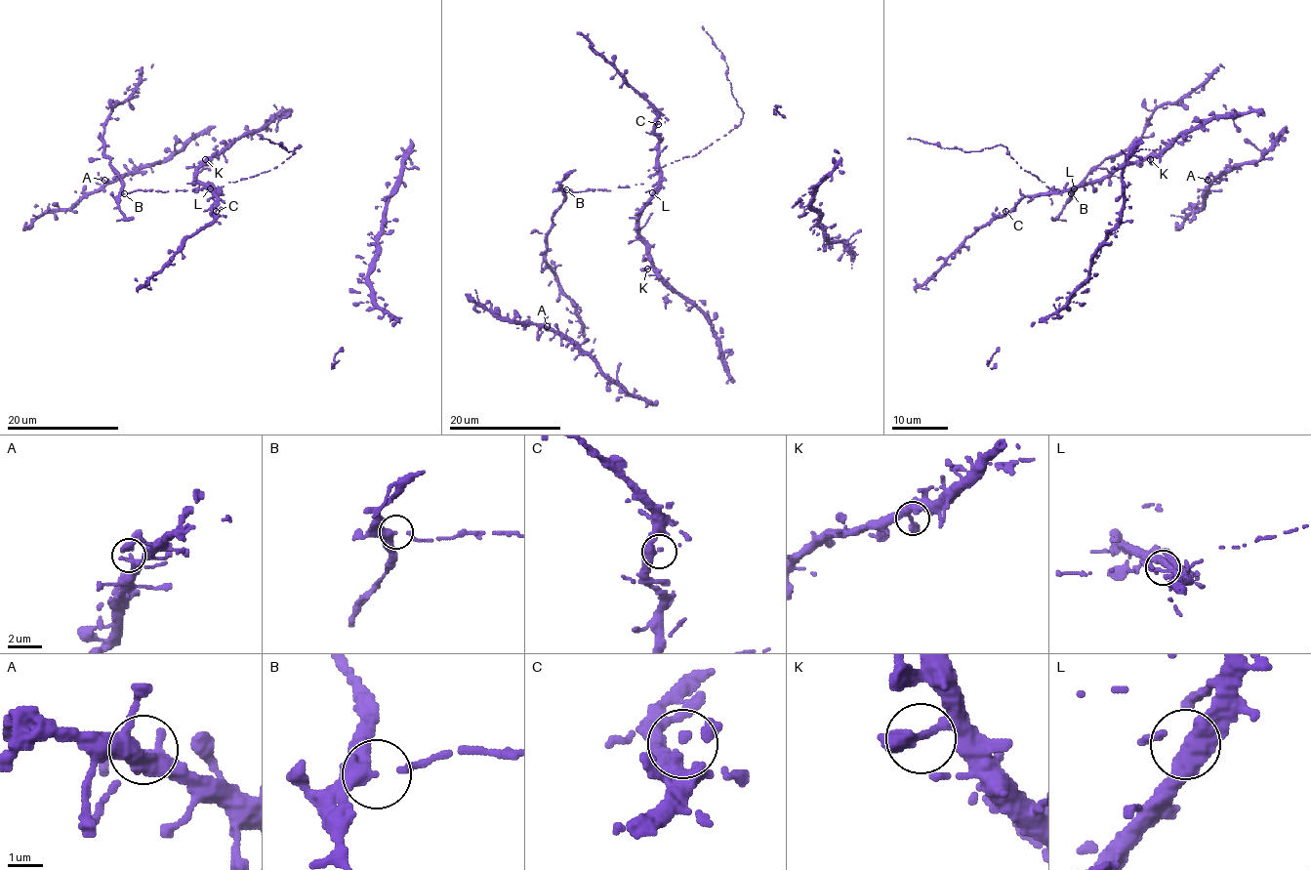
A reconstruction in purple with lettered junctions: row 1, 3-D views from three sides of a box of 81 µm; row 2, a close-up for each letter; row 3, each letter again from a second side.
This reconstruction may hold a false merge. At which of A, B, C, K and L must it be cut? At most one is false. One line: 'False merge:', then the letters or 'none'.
False merge: B

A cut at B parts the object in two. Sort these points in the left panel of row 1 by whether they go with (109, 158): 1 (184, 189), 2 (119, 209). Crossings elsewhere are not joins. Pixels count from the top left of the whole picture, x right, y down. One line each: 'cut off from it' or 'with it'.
1: cut off from it
2: with it

